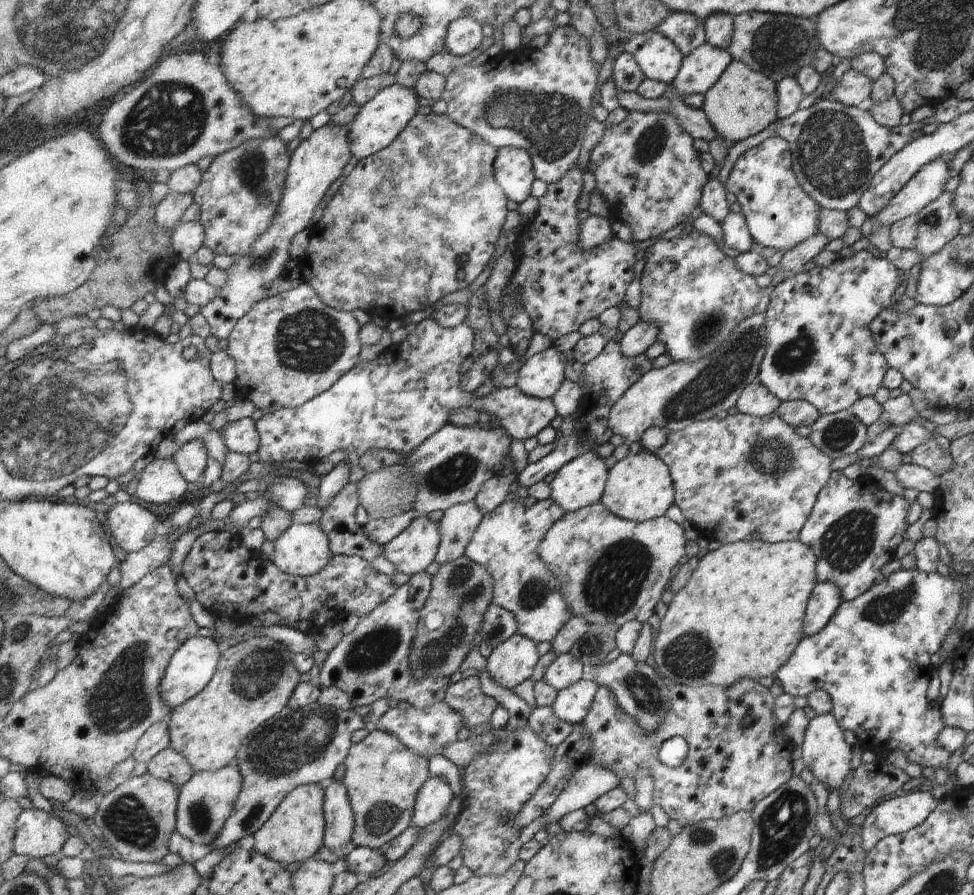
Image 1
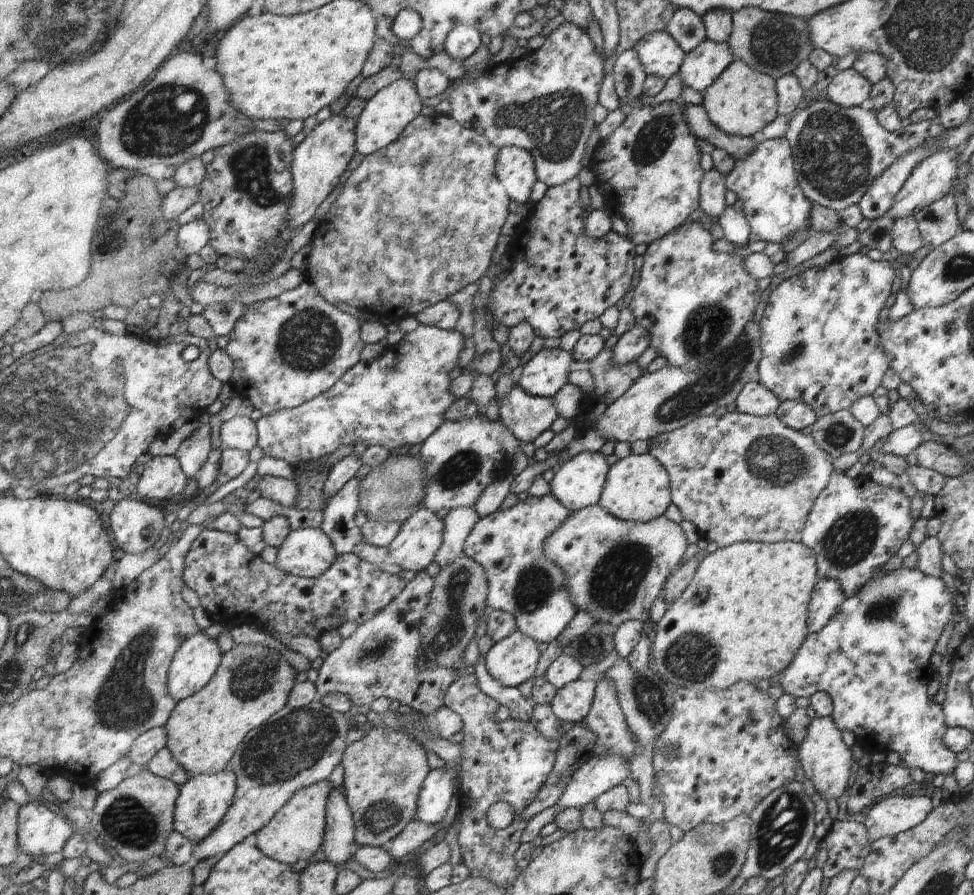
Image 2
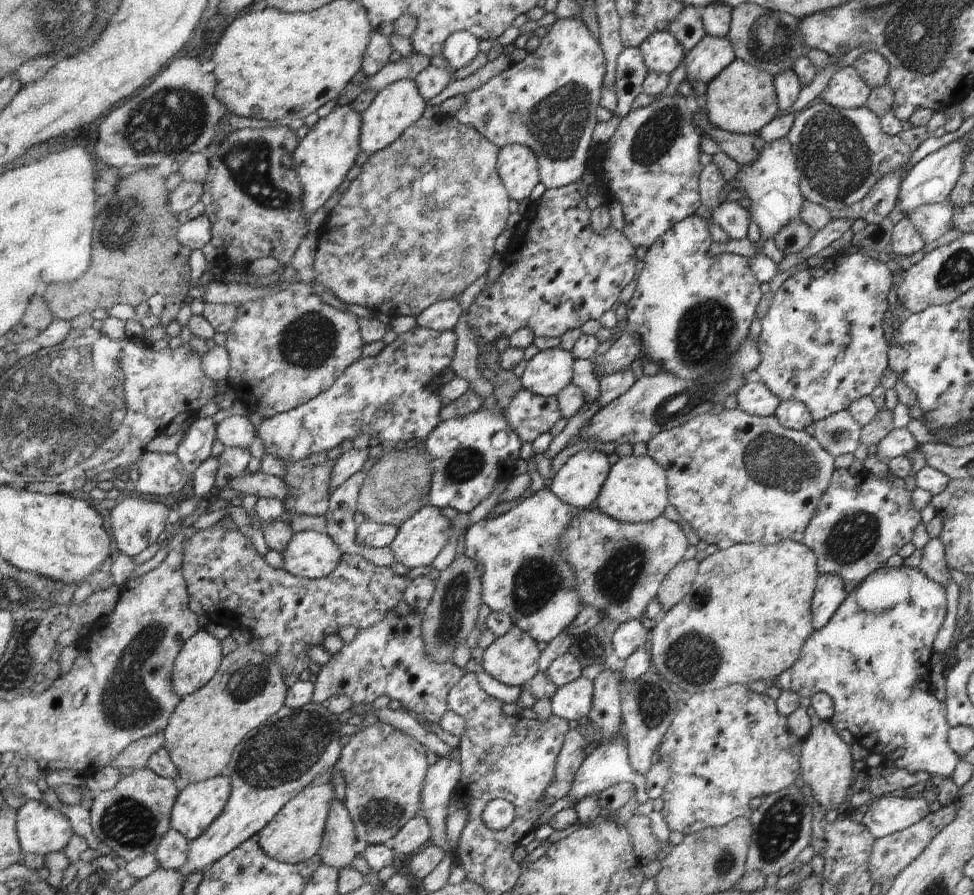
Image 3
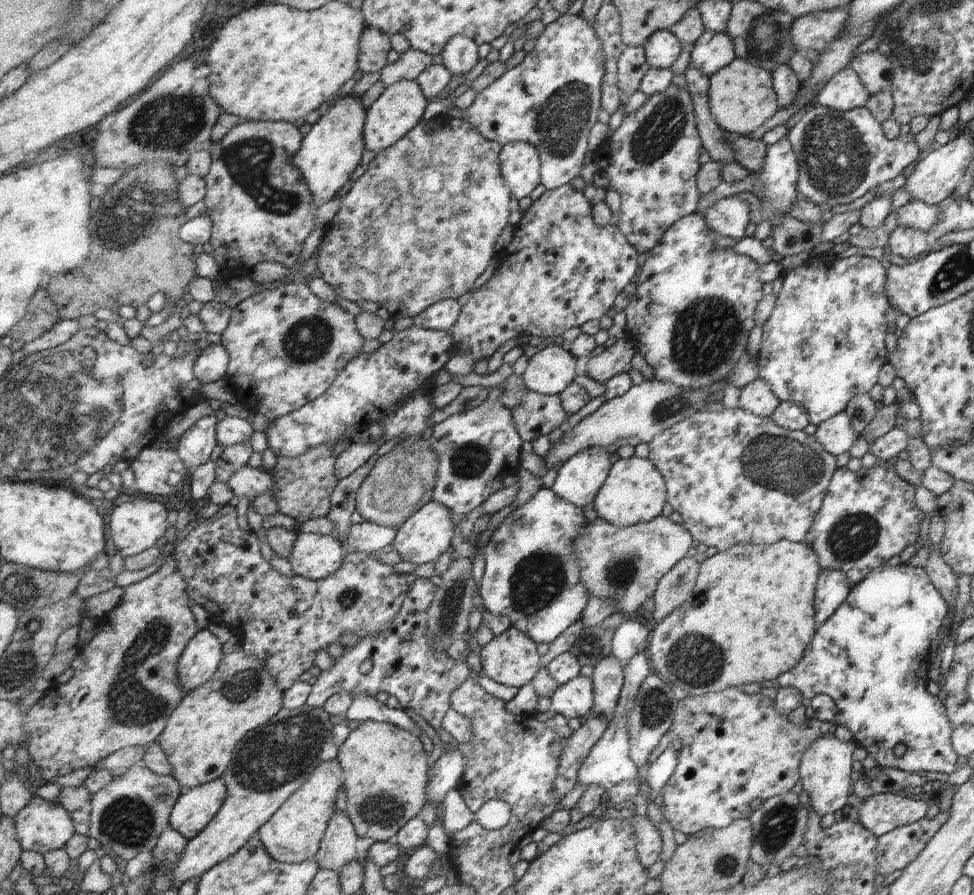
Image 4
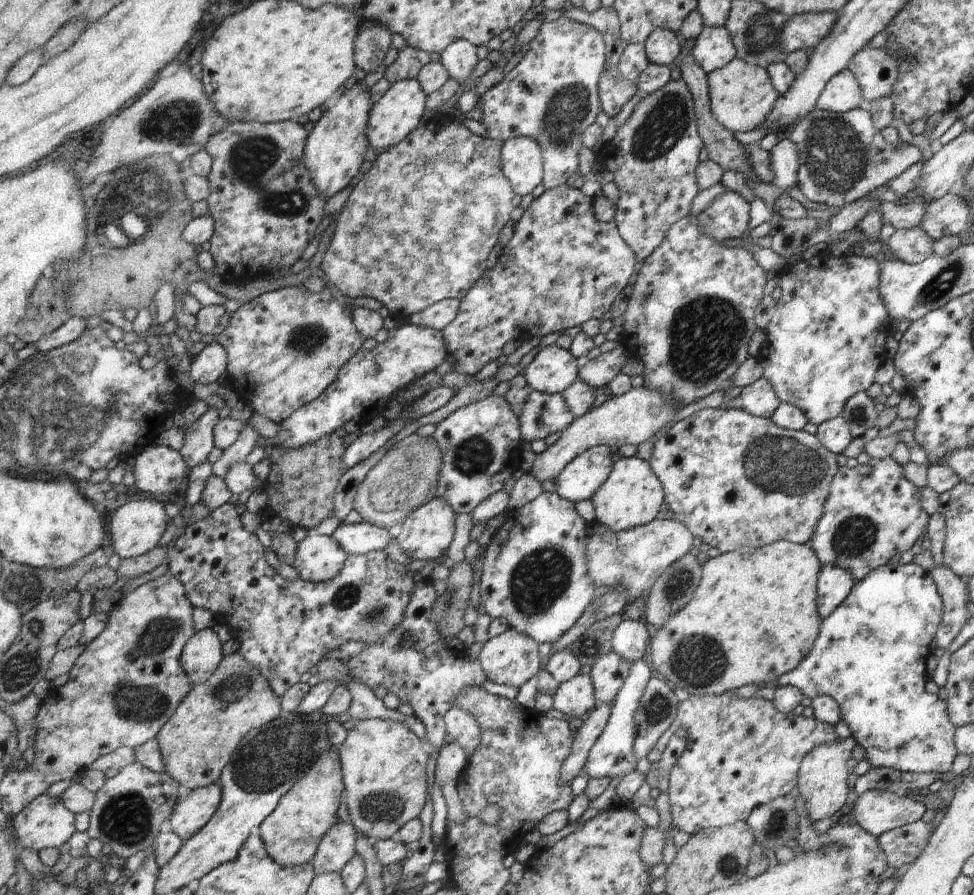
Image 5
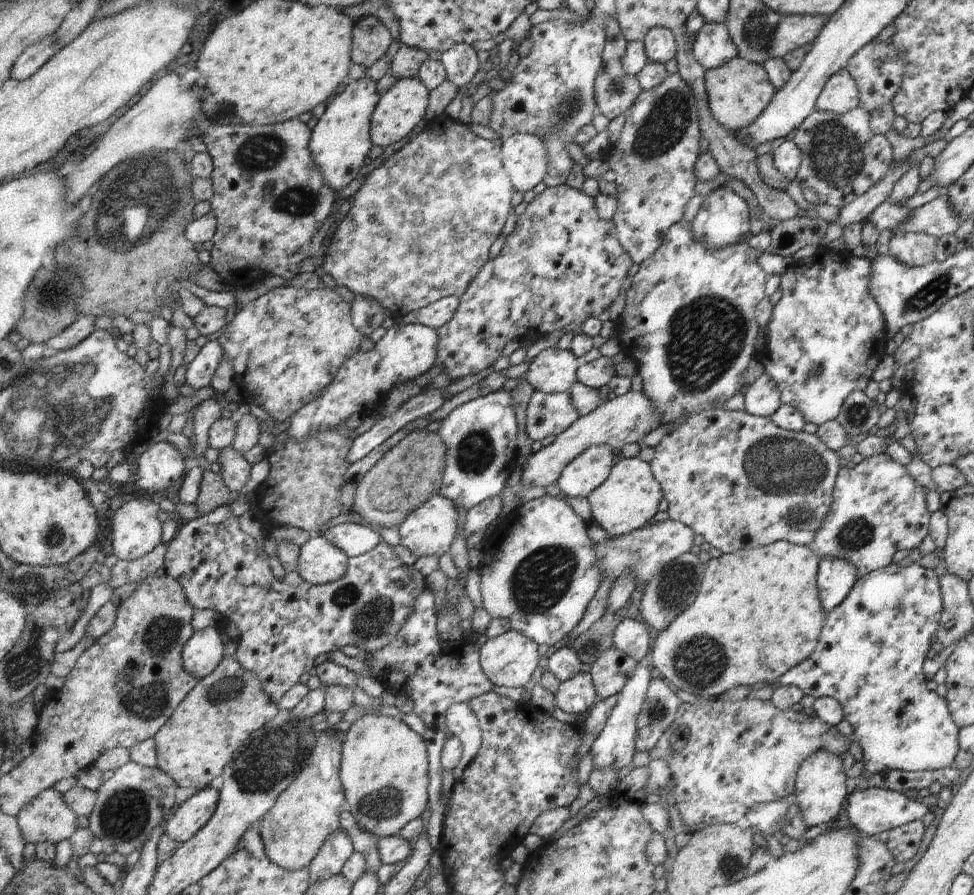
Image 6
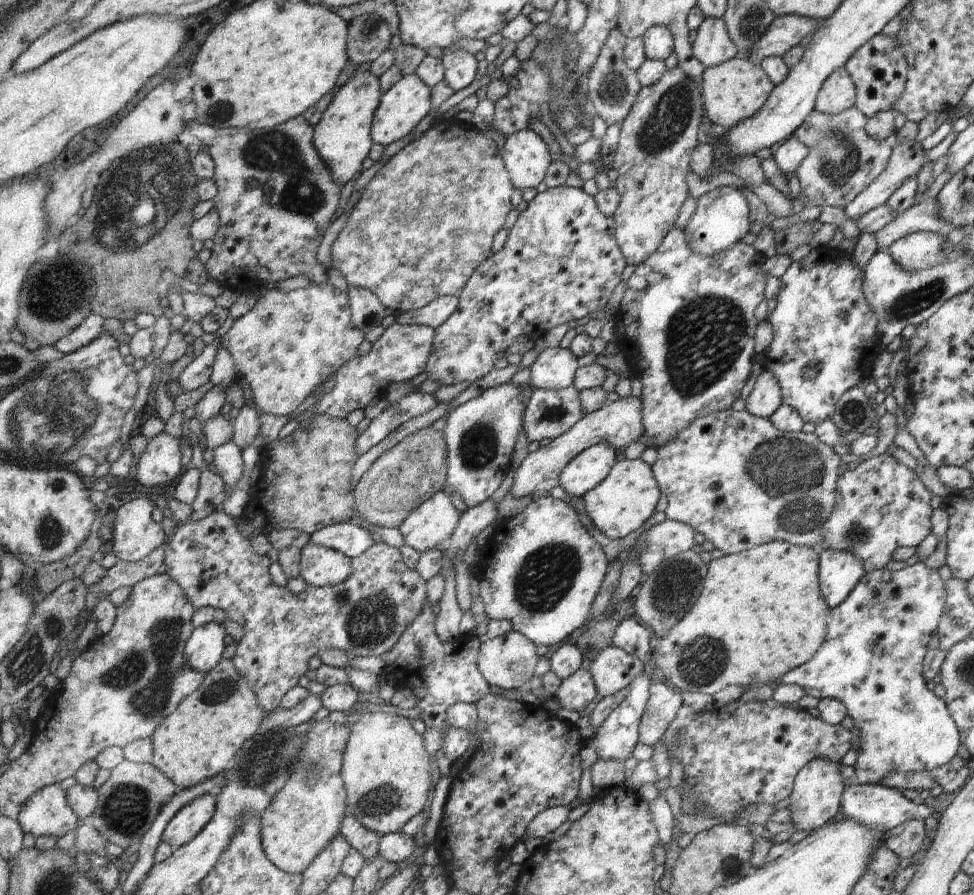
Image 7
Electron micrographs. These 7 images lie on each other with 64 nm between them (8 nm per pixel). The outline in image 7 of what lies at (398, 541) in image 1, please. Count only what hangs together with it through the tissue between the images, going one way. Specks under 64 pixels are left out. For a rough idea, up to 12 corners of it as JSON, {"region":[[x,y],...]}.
{"region":[[441,491],[399,530],[419,553],[451,546],[462,514]]}

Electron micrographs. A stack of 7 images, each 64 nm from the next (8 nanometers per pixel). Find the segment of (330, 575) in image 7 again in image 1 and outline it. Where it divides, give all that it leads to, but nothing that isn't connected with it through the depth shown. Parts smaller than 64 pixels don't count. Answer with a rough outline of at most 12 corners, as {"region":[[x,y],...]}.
{"region":[[293,523],[272,561],[300,577],[319,574],[335,555],[318,524]]}

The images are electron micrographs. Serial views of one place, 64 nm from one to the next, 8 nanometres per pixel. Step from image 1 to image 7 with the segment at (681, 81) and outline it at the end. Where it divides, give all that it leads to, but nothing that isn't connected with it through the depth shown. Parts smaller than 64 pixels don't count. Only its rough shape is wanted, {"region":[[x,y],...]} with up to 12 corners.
{"region":[[704,18],[694,41],[704,68],[736,57],[724,23]]}

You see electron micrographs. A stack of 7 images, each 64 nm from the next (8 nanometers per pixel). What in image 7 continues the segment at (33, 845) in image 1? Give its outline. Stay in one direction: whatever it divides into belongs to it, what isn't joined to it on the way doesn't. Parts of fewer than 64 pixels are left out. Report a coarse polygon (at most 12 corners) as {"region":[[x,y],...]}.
{"region":[[59,785],[39,790],[19,824],[35,838],[58,839],[80,820]]}

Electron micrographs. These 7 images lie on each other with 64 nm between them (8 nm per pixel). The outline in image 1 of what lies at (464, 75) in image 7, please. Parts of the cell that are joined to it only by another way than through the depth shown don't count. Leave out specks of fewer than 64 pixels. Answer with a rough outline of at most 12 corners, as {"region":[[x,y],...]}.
{"region":[[461,17],[450,24],[446,50],[465,56],[483,44],[483,25]]}

